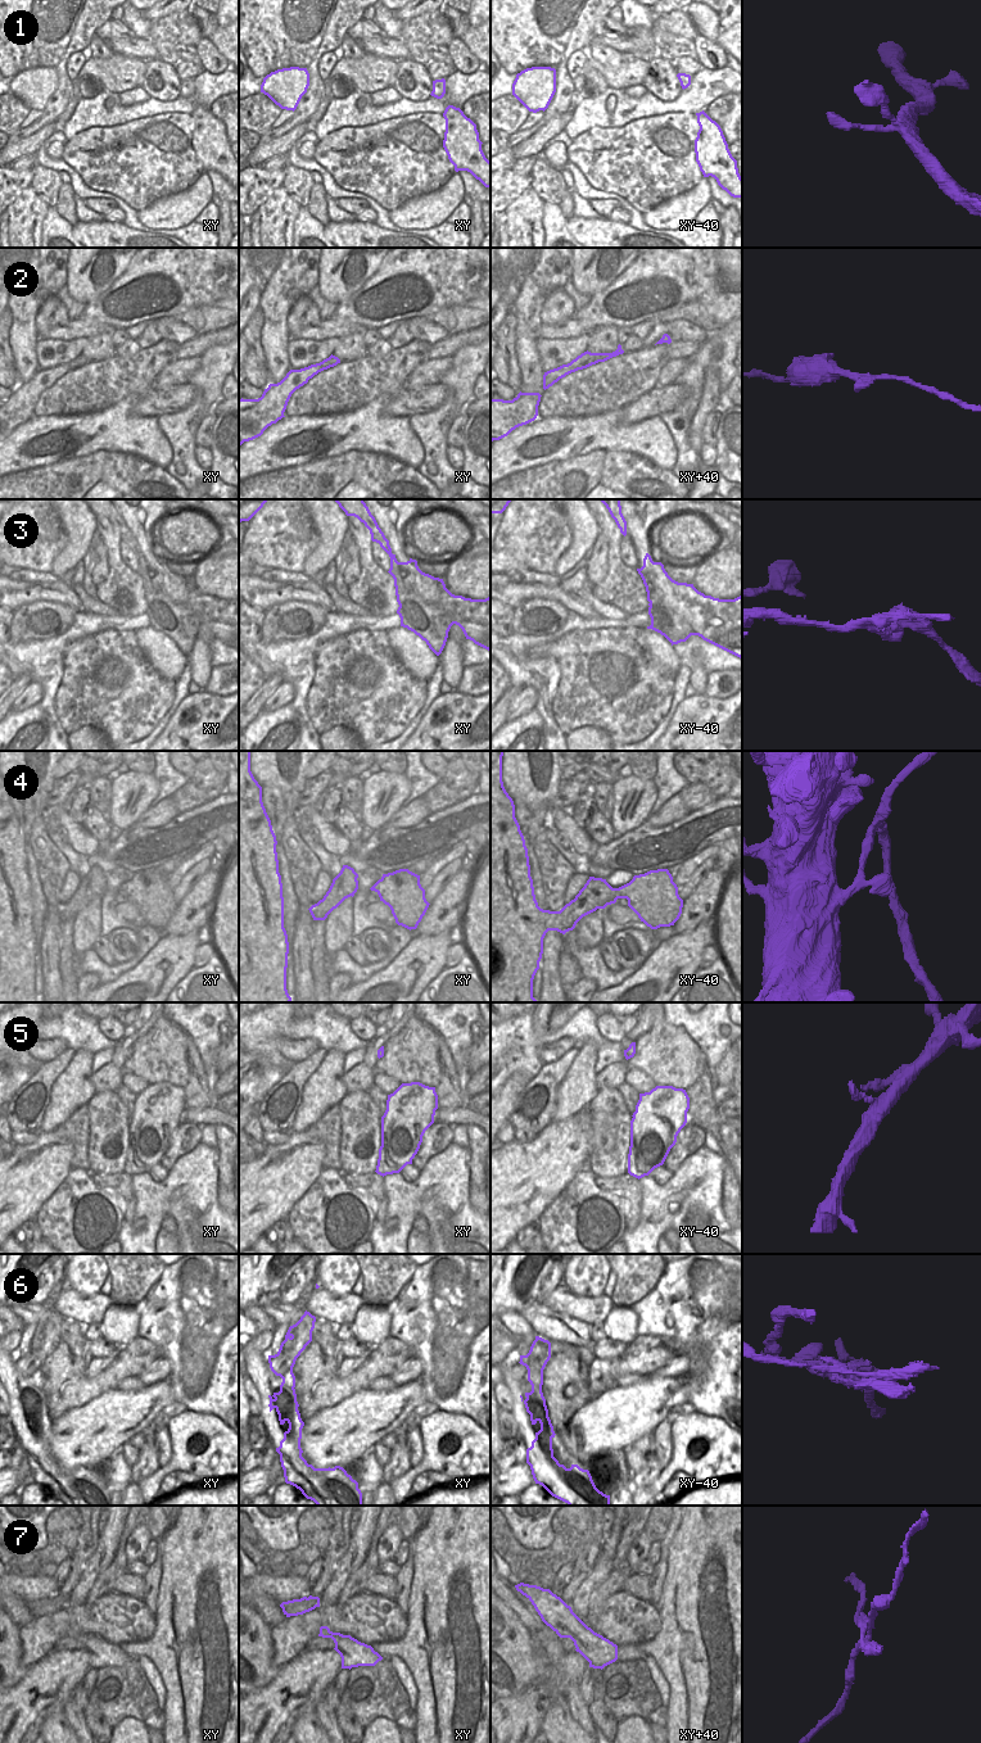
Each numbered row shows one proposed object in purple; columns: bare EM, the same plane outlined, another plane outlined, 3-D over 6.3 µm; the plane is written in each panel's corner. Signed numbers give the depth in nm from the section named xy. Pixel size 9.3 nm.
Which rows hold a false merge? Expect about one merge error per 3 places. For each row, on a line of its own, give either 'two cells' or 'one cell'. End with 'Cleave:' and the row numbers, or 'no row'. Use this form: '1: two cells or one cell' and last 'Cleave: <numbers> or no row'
1: one cell
2: one cell
3: two cells
4: two cells
5: one cell
6: two cells
7: two cells
Cleave: 3, 4, 6, 7

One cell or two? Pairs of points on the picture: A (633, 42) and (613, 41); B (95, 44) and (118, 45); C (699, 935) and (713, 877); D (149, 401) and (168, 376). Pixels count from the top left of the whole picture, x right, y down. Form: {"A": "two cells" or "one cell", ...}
{"A": "one cell", "B": "two cells", "C": "two cells", "D": "two cells"}

